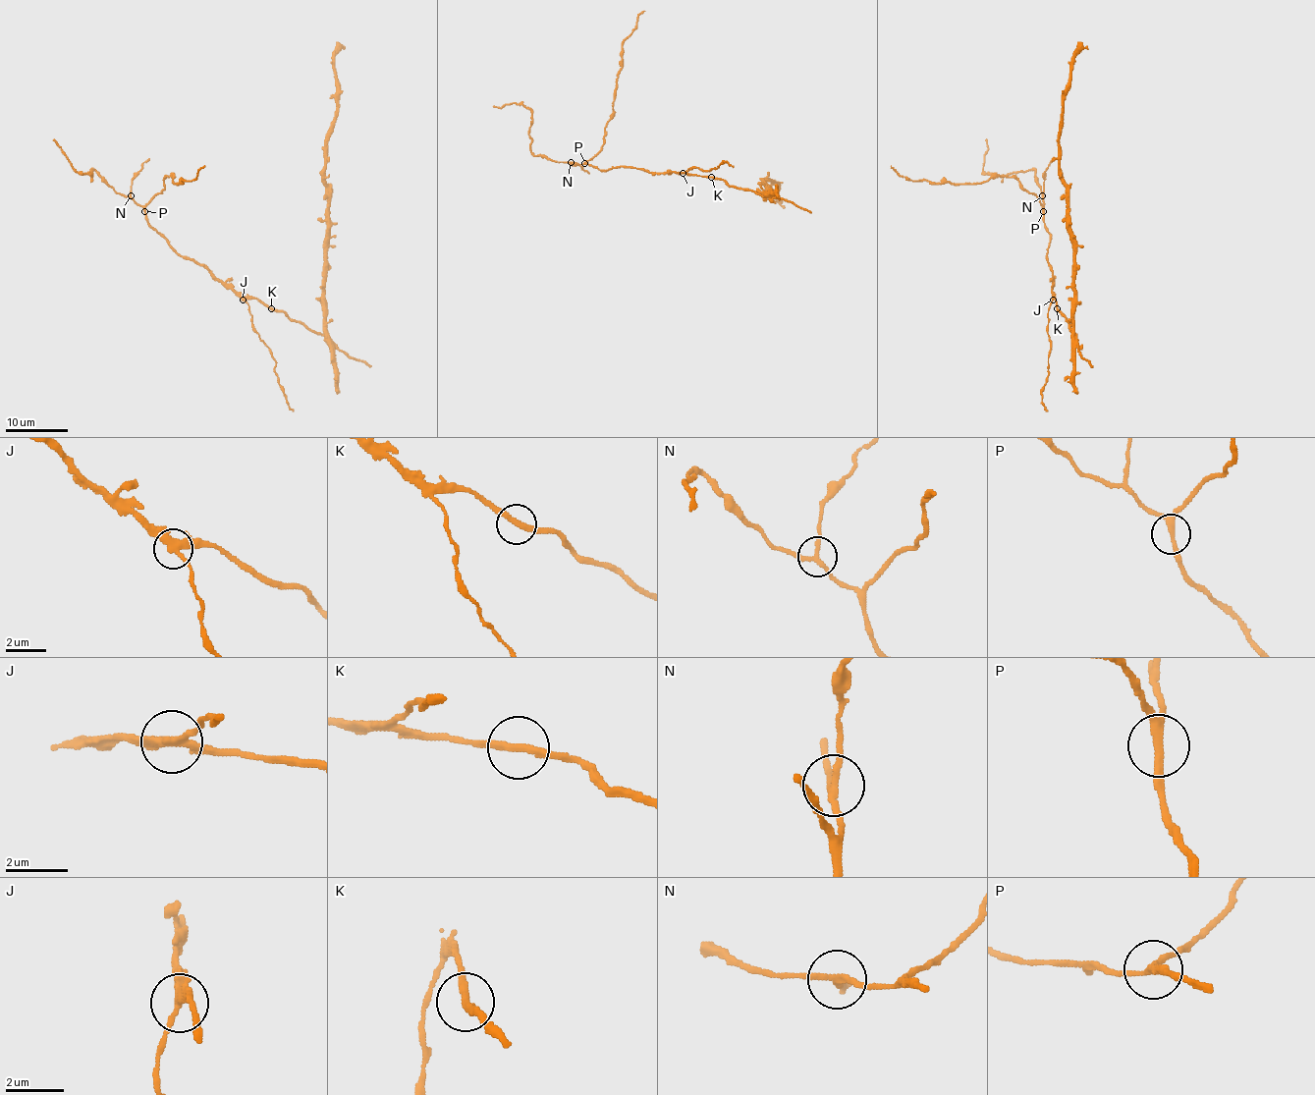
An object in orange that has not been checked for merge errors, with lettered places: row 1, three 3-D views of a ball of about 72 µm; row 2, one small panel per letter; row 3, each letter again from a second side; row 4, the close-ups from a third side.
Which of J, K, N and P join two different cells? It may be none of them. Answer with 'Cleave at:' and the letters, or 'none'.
Cleave at: J, N

